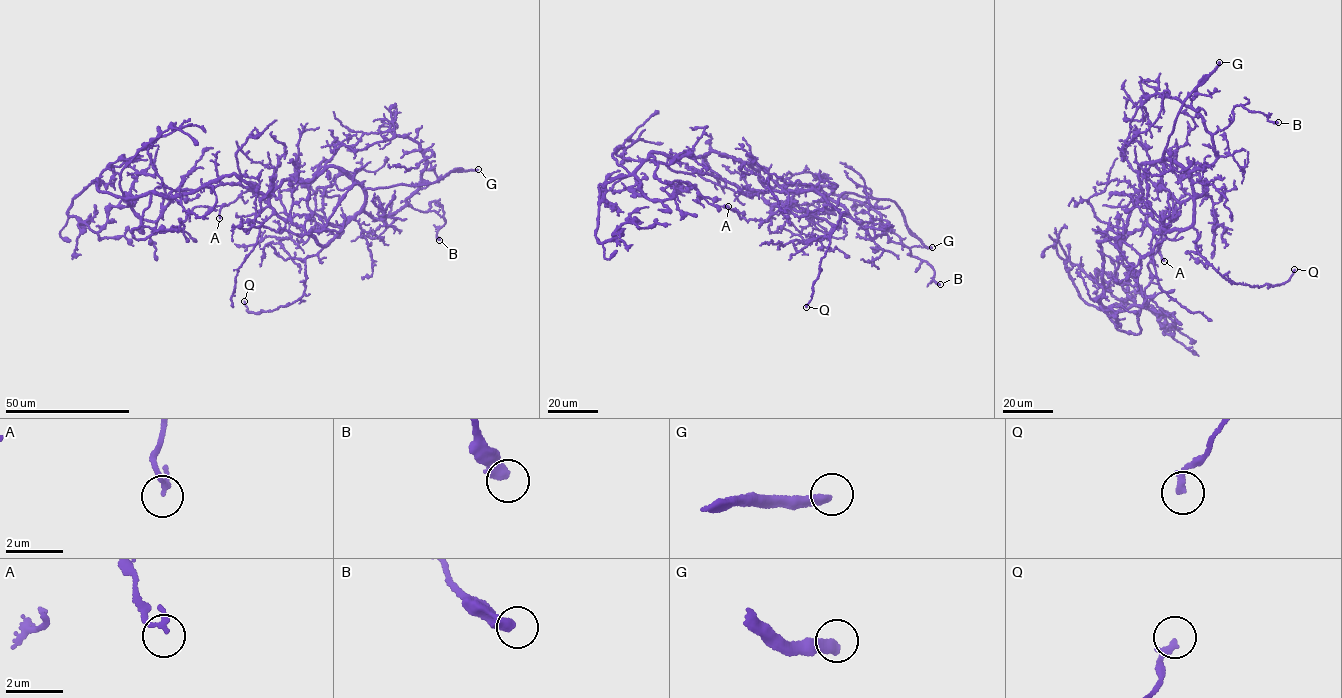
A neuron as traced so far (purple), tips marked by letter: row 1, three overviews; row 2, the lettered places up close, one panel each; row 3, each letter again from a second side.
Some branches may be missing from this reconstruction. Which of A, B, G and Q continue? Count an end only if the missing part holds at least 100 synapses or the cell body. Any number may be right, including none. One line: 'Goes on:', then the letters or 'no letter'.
Goes on: G

